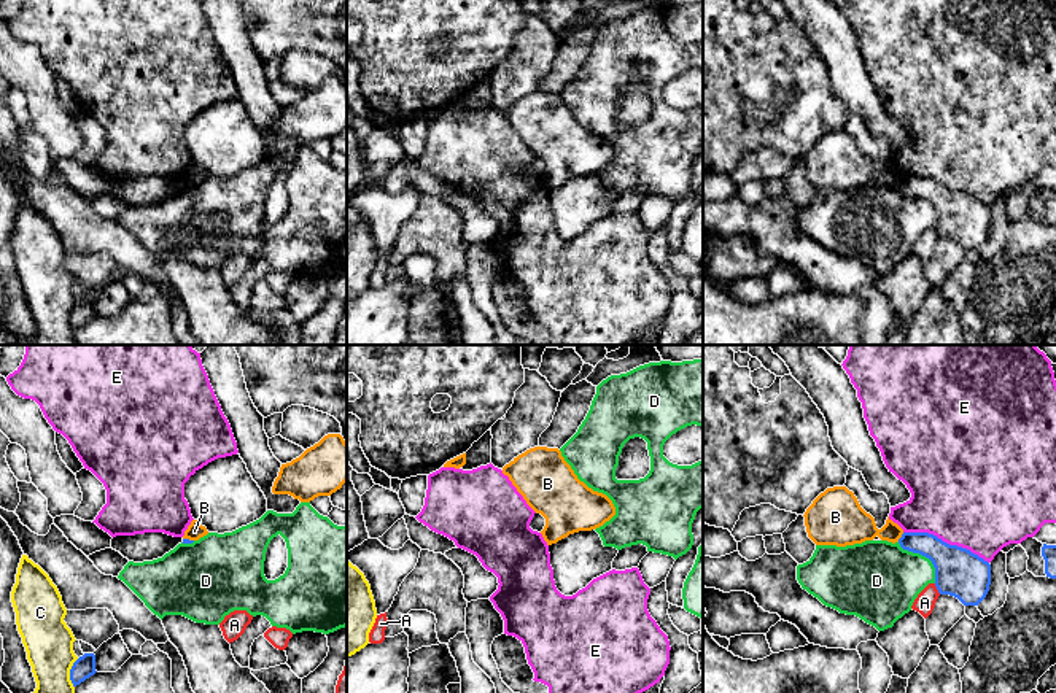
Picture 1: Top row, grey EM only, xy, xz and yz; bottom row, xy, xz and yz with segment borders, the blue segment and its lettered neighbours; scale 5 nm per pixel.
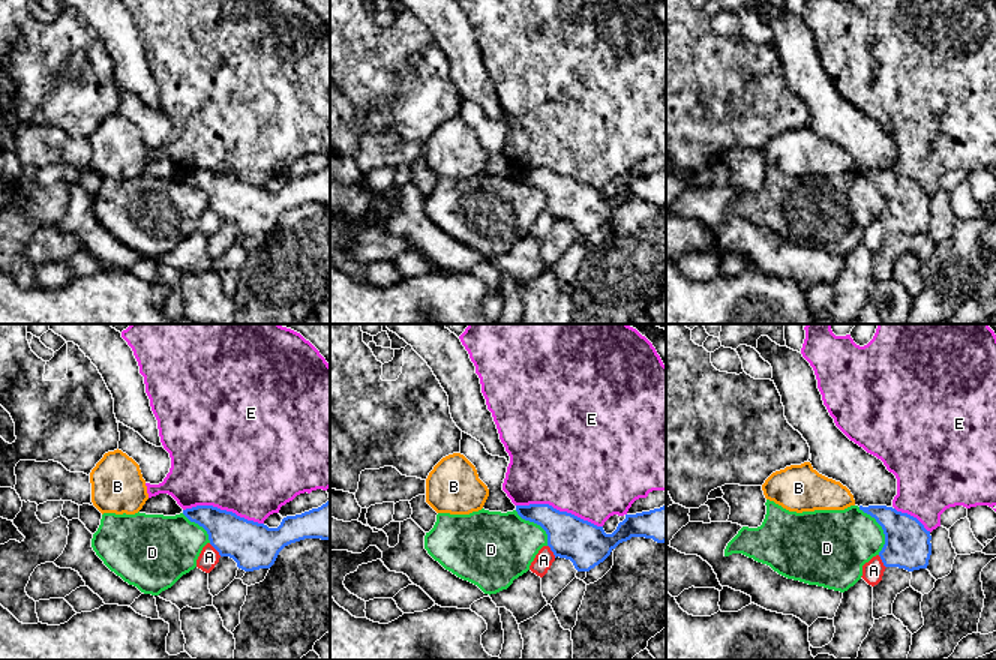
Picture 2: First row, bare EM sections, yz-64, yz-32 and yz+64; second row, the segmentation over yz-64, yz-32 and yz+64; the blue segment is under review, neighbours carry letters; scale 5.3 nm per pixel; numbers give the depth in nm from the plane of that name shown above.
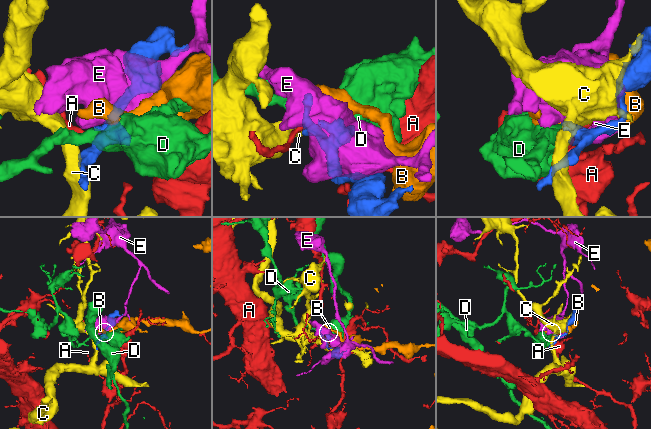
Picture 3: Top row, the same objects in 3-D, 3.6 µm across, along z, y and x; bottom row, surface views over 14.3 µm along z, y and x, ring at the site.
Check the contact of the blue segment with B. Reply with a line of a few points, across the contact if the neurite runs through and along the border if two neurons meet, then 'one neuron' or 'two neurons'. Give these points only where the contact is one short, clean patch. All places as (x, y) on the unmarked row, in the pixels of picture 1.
yz (904, 177), (897, 185) | two neurons

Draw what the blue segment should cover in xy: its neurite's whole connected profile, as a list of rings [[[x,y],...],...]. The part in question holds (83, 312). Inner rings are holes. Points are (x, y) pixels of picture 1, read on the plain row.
[[[84,297],[73,307],[73,310],[70,313],[70,324],[72,324],[73,331],[76,331],[81,326],[84,326],[86,323],[89,323],[91,319],[94,319],[95,316],[97,316],[95,315],[95,299]]]

